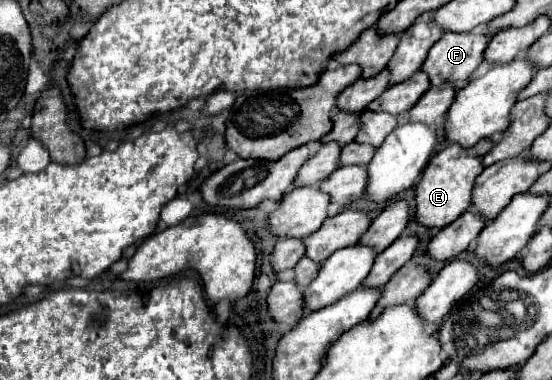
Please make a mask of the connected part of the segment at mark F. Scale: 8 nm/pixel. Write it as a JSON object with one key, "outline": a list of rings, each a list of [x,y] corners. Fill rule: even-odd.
{"outline":[[[444,32],[444,36],[430,48],[422,70],[428,74],[432,86],[466,80],[482,62],[486,44],[486,34]]]}

